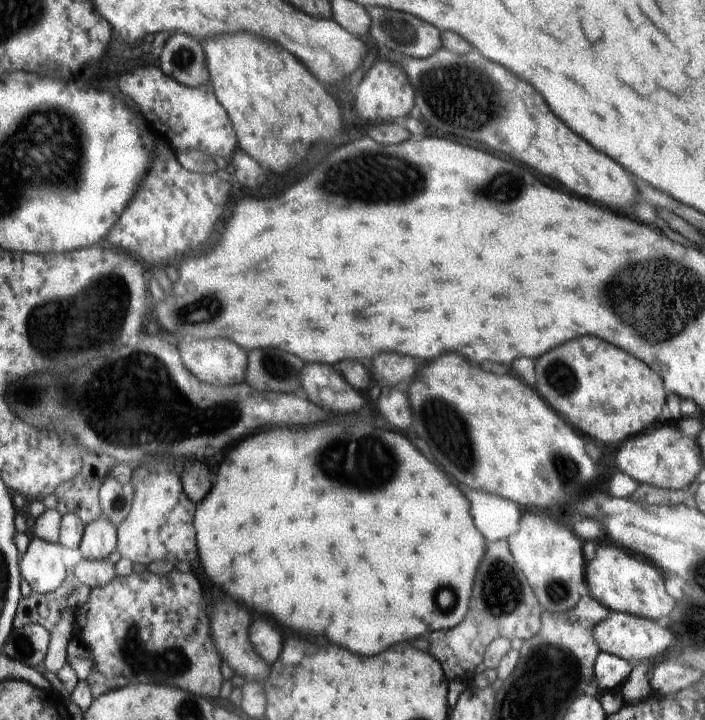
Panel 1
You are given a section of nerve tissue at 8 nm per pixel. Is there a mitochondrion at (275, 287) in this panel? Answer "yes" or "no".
no

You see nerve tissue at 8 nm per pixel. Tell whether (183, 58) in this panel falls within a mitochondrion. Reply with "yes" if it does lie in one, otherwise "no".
yes

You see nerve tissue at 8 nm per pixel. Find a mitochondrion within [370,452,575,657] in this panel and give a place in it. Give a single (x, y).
(502, 594)

